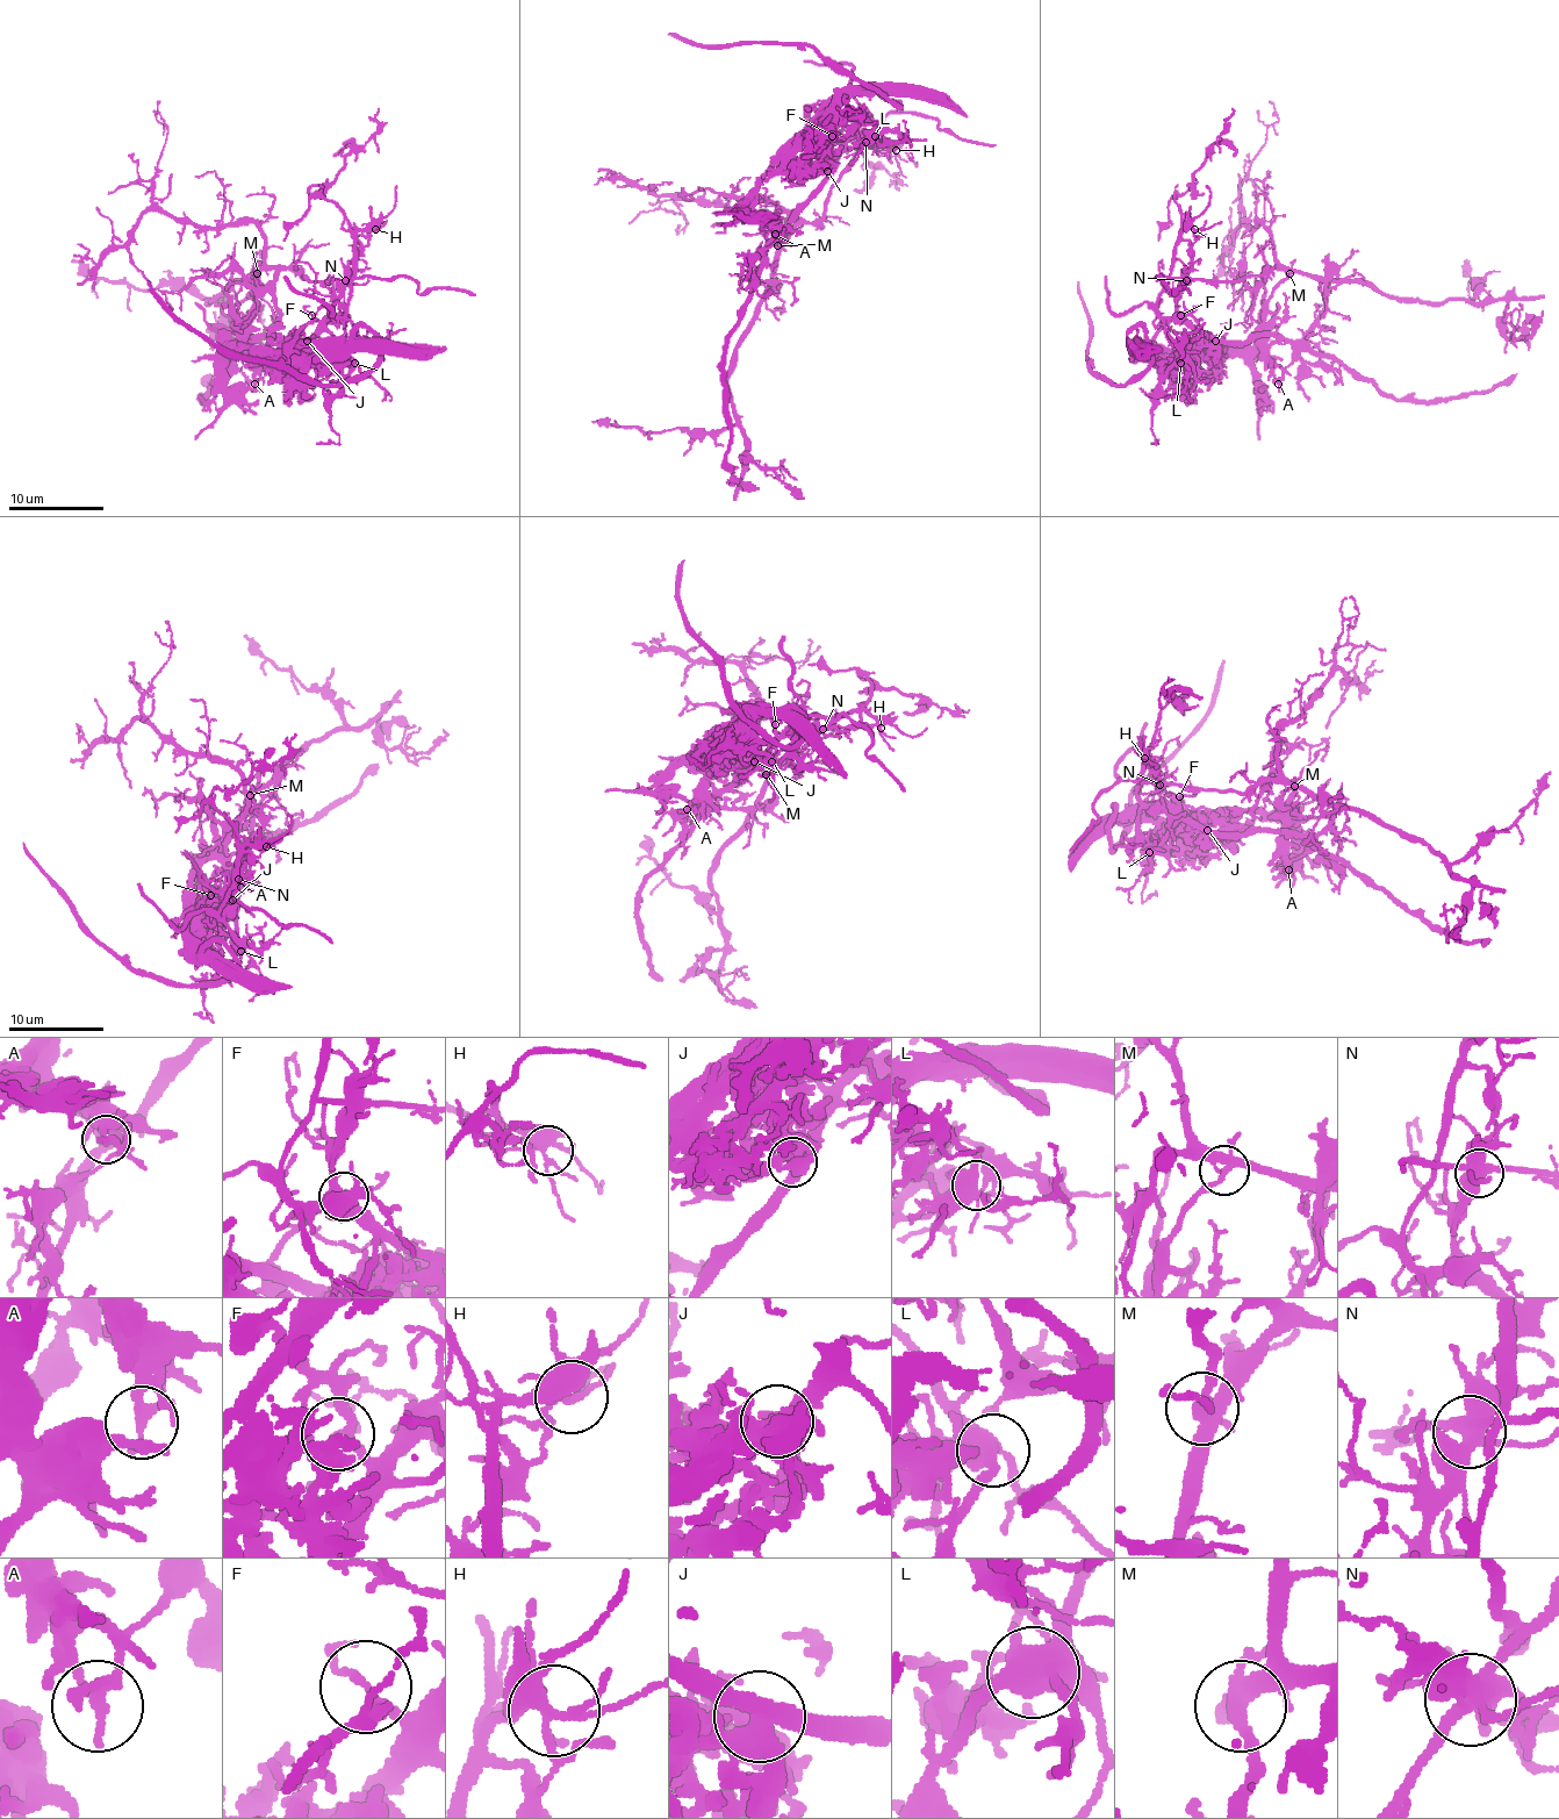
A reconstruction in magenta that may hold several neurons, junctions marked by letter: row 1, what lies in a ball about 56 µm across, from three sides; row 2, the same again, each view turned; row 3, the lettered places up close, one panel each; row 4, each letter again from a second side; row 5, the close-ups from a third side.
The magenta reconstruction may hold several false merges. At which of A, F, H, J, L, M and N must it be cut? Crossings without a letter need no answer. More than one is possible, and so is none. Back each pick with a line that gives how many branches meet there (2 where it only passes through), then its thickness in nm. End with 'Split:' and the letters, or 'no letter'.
A: 3 | 200 nm
J: 5 | 440 nm
M: 4 | 320 nm
N: 5 | 460 nm
Split: A, J, M, N

